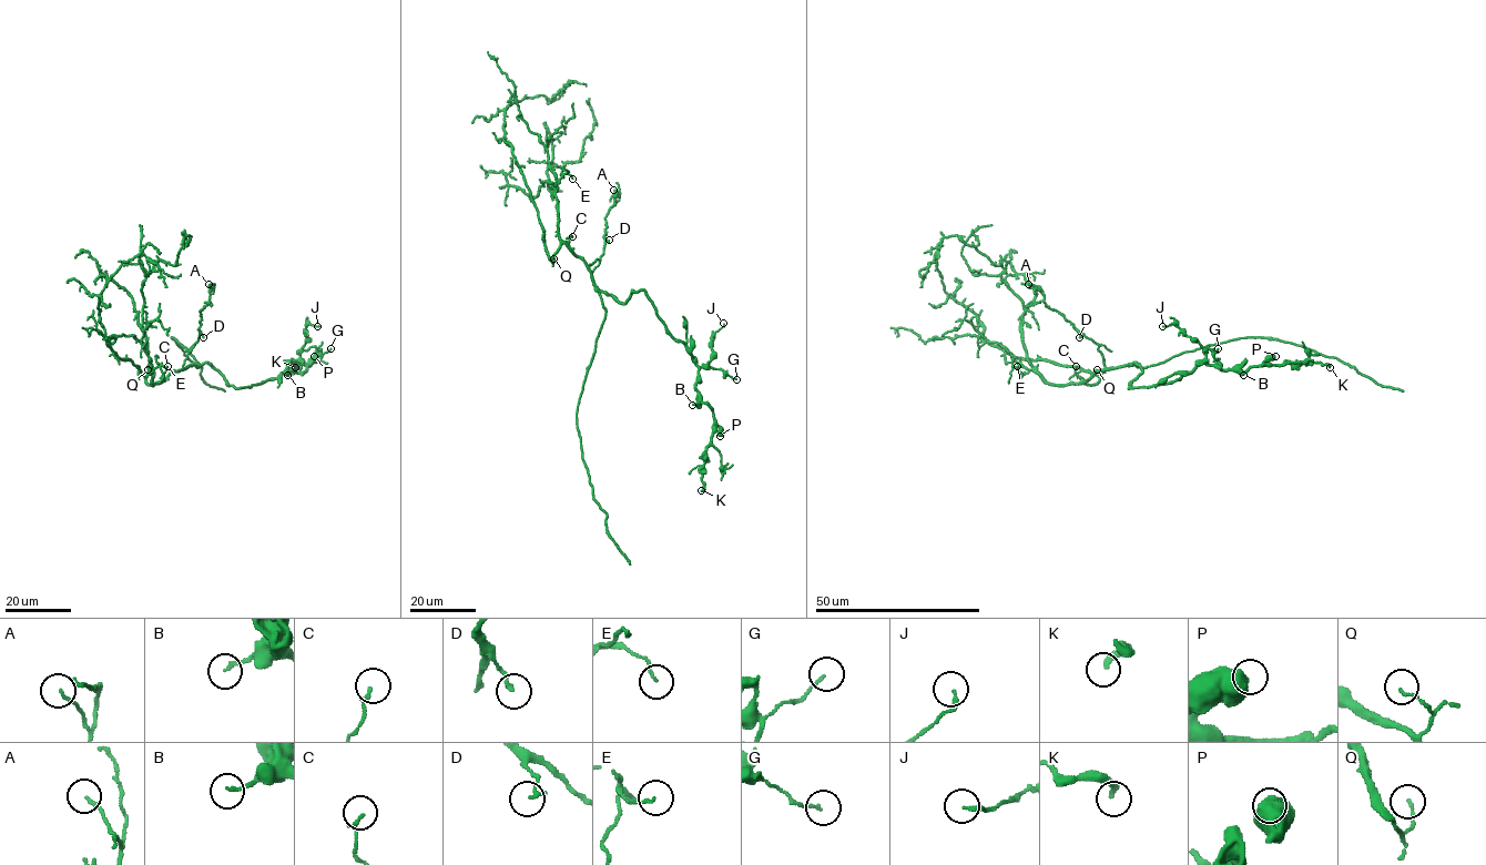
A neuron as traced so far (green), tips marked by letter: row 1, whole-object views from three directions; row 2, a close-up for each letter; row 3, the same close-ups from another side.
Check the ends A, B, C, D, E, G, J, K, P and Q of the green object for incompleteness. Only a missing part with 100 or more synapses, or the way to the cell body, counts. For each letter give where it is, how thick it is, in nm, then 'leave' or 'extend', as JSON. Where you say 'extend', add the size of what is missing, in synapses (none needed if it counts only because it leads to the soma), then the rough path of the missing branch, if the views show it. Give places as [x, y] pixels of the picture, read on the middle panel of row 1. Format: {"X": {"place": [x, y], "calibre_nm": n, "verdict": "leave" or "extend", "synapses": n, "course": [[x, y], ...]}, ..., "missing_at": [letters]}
{"A": {"place": [613, 190], "calibre_nm": 130, "verdict": "leave"}, "B": {"place": [692, 405], "calibre_nm": 150, "verdict": "leave"}, "C": {"place": [572, 236], "calibre_nm": 150, "verdict": "leave"}, "D": {"place": [609, 240], "calibre_nm": 150, "verdict": "leave"}, "E": {"place": [572, 179], "calibre_nm": 90, "verdict": "leave"}, "G": {"place": [736, 379], "calibre_nm": 90, "verdict": "leave"}, "J": {"place": [723, 323], "calibre_nm": 180, "verdict": "leave"}, "K": {"place": [701, 490], "calibre_nm": 280, "verdict": "leave"}, "P": {"place": [720, 436], "calibre_nm": 650, "verdict": "leave"}, "Q": {"place": [553, 258], "calibre_nm": 110, "verdict": "leave"}, "missing_at": []}

